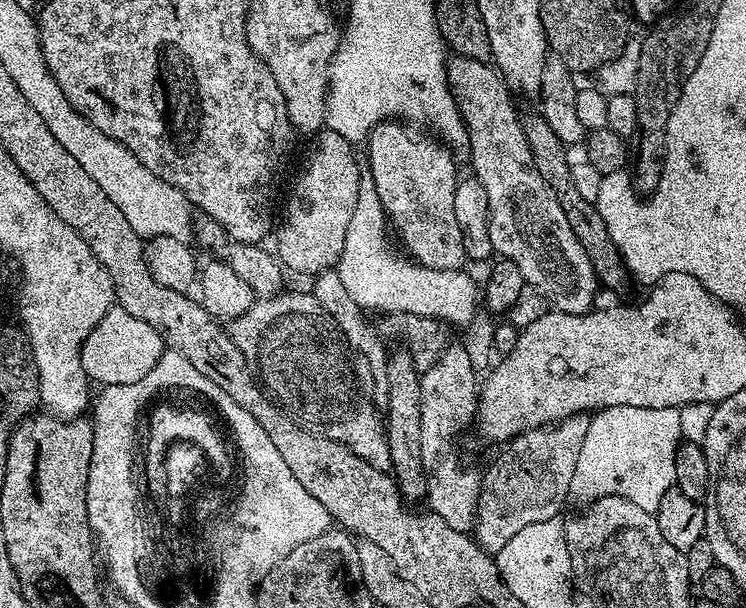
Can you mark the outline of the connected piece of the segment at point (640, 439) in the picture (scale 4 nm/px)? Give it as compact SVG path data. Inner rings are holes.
M629 404L601 408L591 417L590 430L586 430L586 438L578 454L578 467L574 469L572 496L575 499L584 500L583 502L617 496L626 498L634 502L634 506L642 506L642 510L655 514L658 510L658 502L662 502L662 494L666 494L666 490L673 488L676 483L674 454L676 447L682 443L680 415L682 412L678 408L643 408Z

